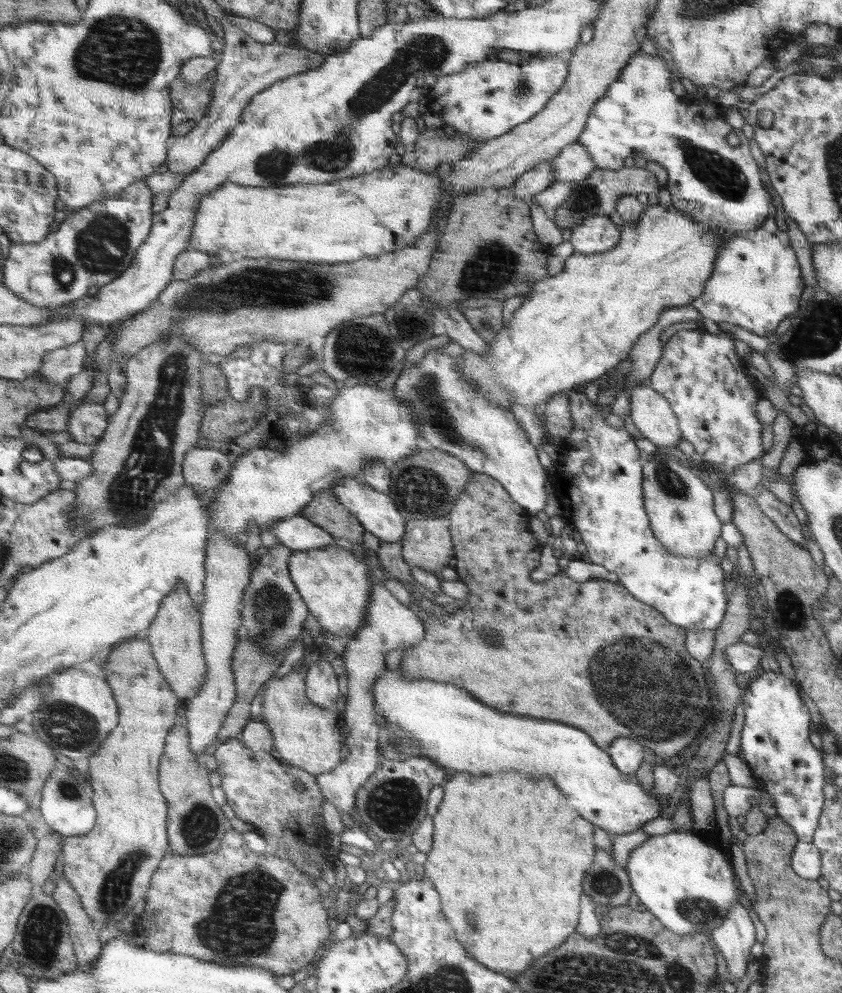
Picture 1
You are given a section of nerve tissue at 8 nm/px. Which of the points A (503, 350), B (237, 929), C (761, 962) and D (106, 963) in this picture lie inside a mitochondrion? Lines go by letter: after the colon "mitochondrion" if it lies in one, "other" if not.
A: other
B: mitochondrion
C: other
D: other

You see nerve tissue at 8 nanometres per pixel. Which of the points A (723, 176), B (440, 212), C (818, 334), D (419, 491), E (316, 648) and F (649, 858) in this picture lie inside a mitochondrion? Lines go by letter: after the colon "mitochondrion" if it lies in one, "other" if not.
A: mitochondrion
B: other
C: mitochondrion
D: mitochondrion
E: other
F: other

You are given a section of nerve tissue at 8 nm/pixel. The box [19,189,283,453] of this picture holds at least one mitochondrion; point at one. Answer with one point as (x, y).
(100, 246)

